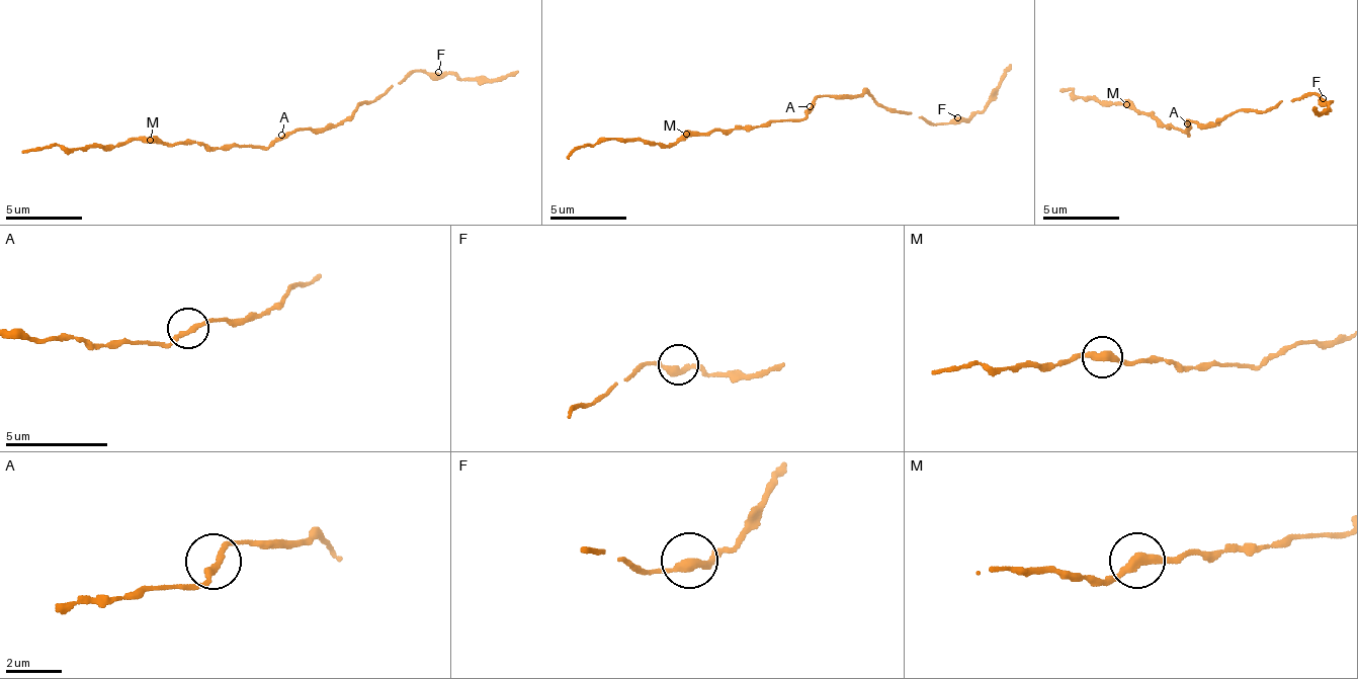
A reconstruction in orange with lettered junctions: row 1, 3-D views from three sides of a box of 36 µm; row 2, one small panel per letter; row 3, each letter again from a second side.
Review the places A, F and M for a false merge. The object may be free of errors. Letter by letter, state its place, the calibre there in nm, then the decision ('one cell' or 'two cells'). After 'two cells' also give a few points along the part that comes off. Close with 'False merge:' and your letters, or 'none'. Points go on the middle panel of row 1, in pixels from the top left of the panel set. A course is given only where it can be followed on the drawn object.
A: (810, 106) | 220 nm | one cell
F: (957, 117) | 300 nm | one cell
M: (686, 134) | 360 nm | one cell
False merge: none

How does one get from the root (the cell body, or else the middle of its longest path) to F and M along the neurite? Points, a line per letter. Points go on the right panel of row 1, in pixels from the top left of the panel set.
F: (1189, 129), (1187, 121), (1213, 128), (1237, 111), (1259, 113), (1283, 100), (1294, 101), (1309, 95), (1323, 98)
M: (1189, 129), (1185, 128), (1189, 133), (1175, 130), (1154, 117), (1137, 113), (1138, 109), (1128, 103)

